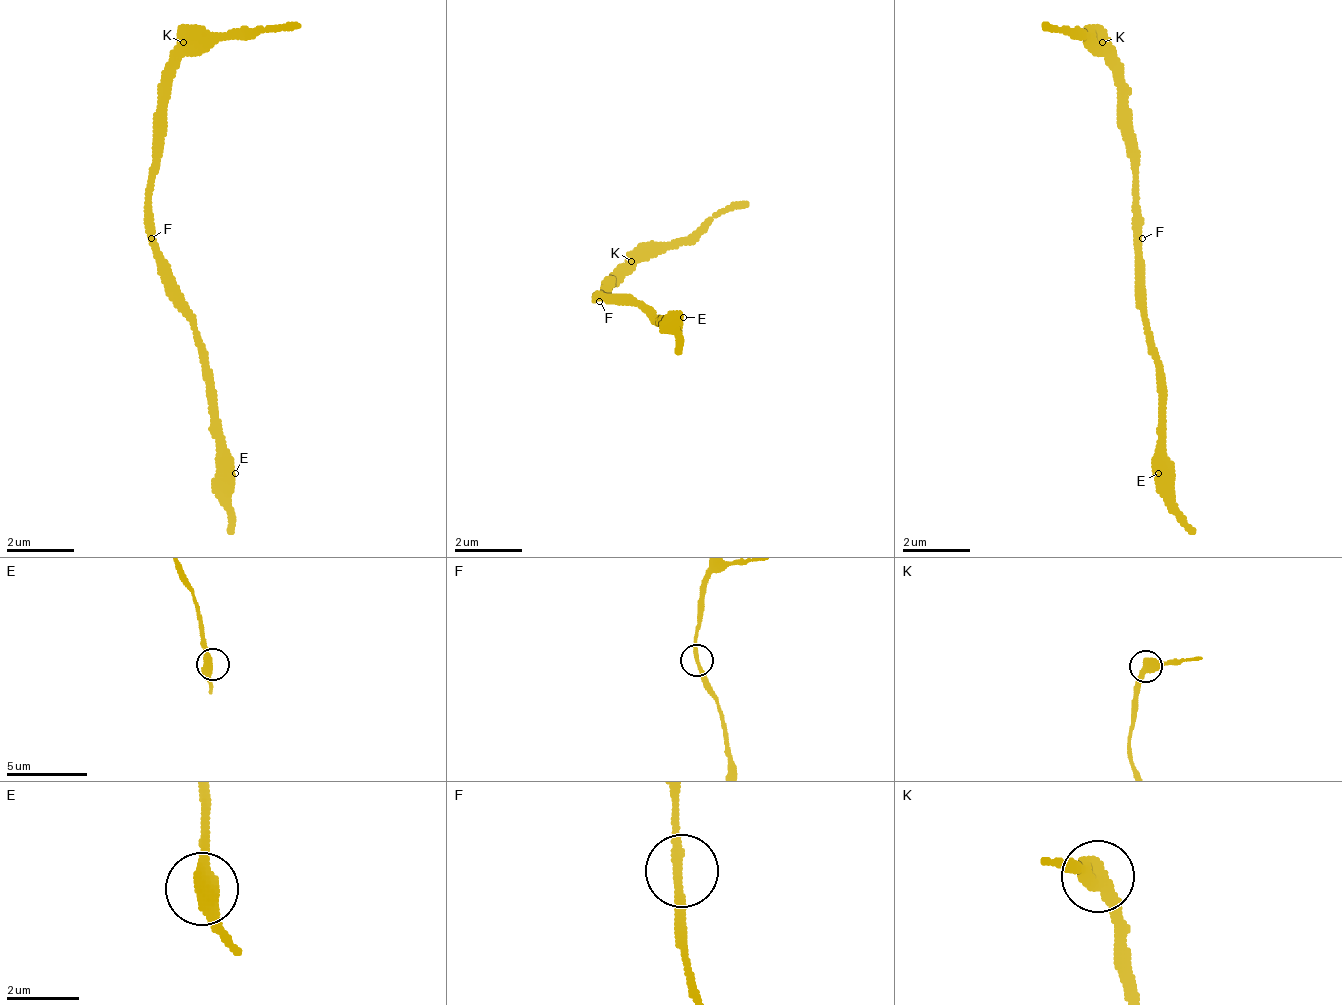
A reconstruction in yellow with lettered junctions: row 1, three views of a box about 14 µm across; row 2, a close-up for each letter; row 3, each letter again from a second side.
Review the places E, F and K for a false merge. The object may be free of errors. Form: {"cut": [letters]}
{"cut": ["K"]}

